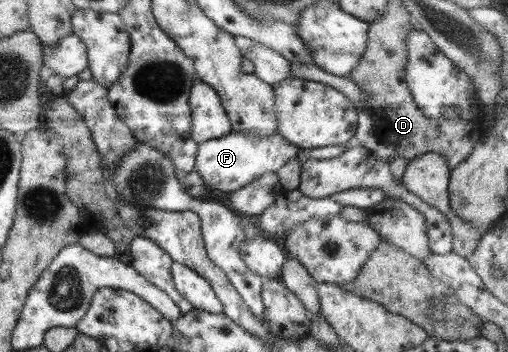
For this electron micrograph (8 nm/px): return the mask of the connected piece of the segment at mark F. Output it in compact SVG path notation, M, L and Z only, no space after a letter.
M231 132L227 136L207 140L198 145L195 168L203 182L210 188L221 192L235 192L258 180L268 172L277 172L288 160L295 158L299 148L293 146L279 133L269 136L254 135L253 133Z

